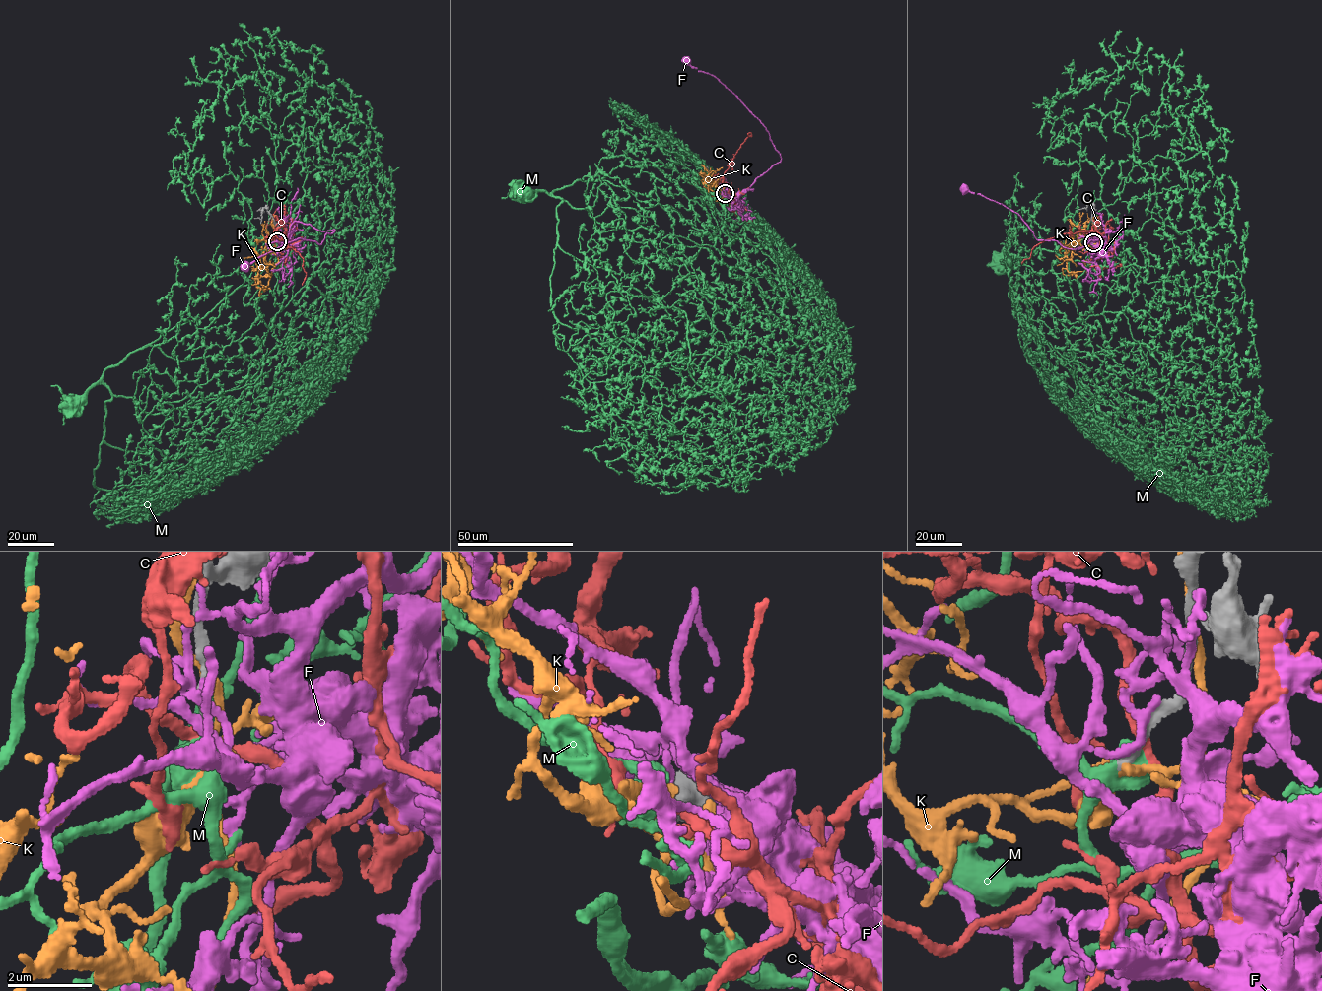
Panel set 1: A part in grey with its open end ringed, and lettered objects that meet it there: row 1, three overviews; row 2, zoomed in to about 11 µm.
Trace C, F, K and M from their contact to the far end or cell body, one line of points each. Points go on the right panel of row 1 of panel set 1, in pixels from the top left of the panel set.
C: (1094, 241), (1092, 235), (1083, 231), (1064, 233), (1035, 245), (1021, 263)
F: (1094, 240), (1095, 236), (1103, 243), (1106, 237), (1075, 249), (1056, 240), (1037, 239), (1018, 215), (964, 188)
K: (1093, 243), (1098, 248), (1085, 261), (1086, 270), (1062, 269), (1076, 279)
M: (1094, 242), (1079, 237), (1062, 252), (1027, 251), (1023, 243), (1019, 256), (1005, 260)

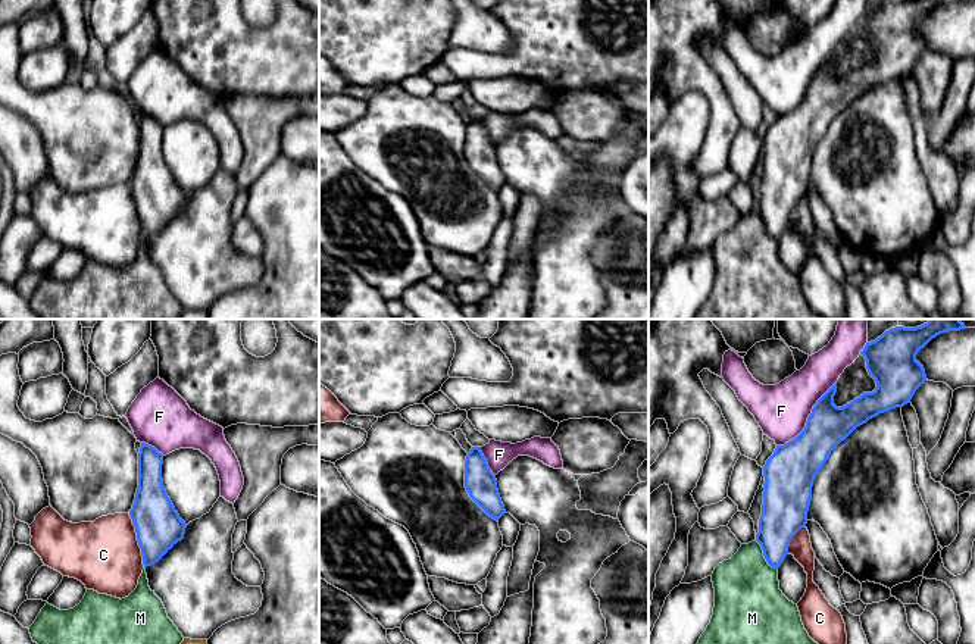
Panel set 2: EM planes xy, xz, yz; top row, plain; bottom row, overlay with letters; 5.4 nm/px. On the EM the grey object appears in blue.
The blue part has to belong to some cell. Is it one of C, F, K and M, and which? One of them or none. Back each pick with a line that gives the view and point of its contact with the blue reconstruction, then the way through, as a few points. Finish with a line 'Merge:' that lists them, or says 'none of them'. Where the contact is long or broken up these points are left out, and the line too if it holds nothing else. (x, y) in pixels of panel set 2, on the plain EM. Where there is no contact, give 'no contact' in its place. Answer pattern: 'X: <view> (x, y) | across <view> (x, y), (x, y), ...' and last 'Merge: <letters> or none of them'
M: yz (763, 225)
Merge: M

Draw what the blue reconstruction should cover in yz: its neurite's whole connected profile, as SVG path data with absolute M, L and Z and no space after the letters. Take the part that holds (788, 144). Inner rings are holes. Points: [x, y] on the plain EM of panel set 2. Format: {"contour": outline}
{"contour": "M888 0L875 12L866 13L860 25L876 59L837 78L835 53L813 76L804 100L794 110L776 116L763 138L765 162L759 203L754 212L741 215L731 229L715 238L713 285L696 319L822 319L804 300L797 275L779 260L778 238L788 225L793 207L807 194L813 151L831 122L869 90L910 74L915 62L926 51L925 40L916 31L918 22L949 1L960 0Z"}

